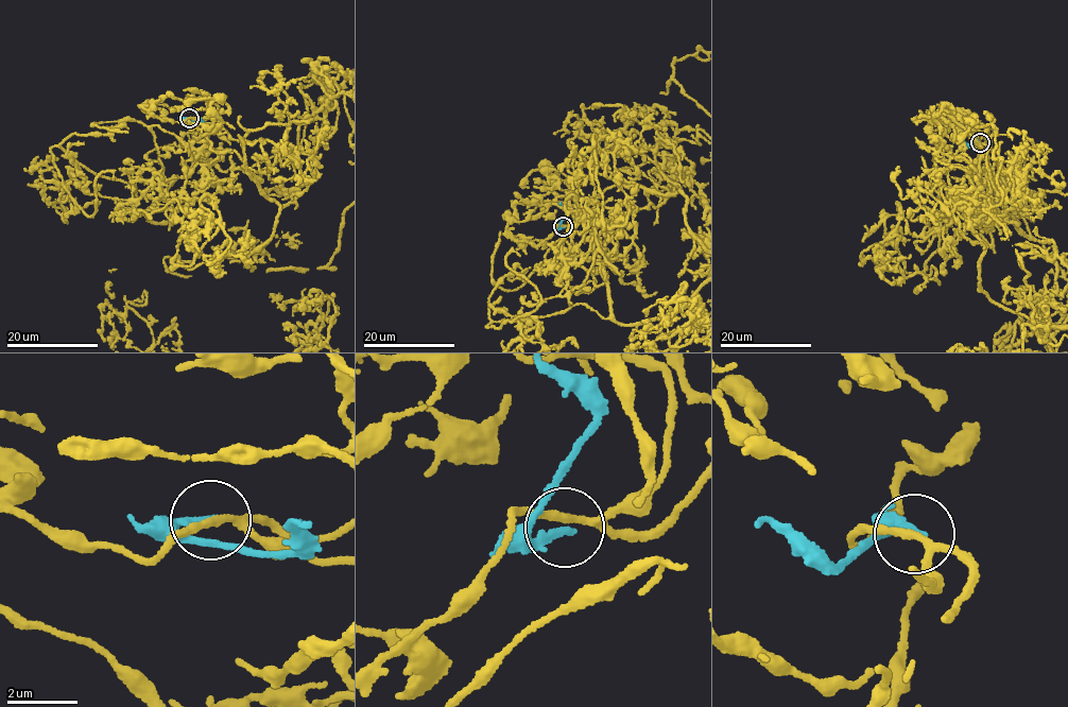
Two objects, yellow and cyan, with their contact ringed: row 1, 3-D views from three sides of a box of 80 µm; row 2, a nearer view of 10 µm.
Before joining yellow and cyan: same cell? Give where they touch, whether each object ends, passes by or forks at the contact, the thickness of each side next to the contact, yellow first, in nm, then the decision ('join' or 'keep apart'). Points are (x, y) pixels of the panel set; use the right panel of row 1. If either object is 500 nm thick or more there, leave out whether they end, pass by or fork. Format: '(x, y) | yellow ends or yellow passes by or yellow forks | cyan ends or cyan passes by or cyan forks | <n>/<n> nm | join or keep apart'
(980, 142) | yellow passes by | cyan ends | 200/220 nm | keep apart

